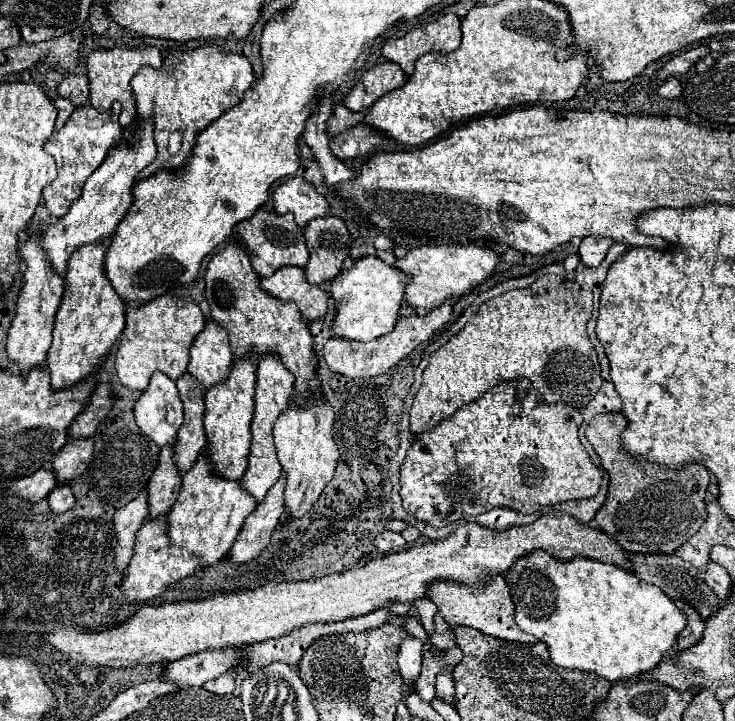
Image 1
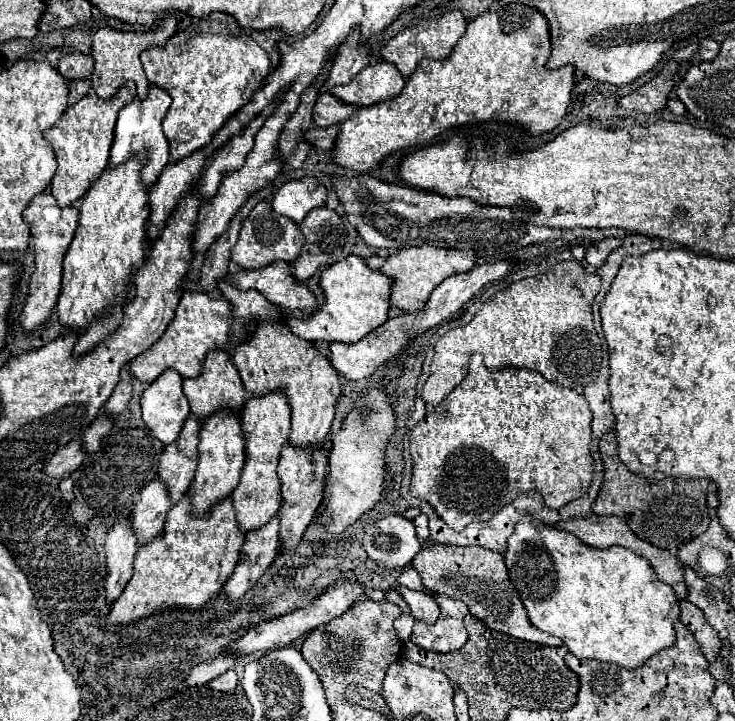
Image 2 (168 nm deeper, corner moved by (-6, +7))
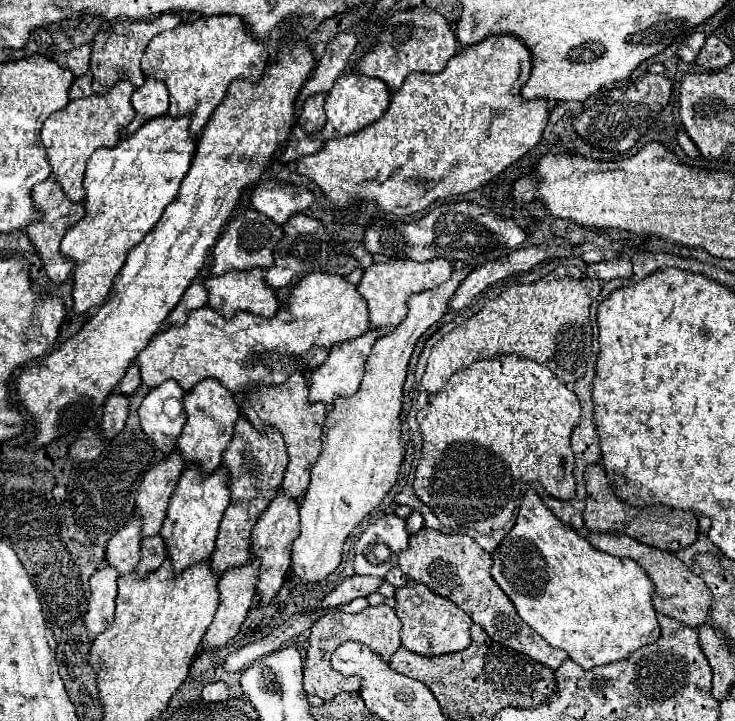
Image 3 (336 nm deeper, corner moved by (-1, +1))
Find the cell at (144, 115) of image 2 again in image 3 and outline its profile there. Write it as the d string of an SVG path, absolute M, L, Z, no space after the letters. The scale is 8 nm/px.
M147 78L145 84L141 88L137 88L135 94L131 96L131 104L133 104L137 116L127 126L127 130L121 134L121 138L127 138L131 132L135 132L147 120L161 116L161 114L167 114L167 106L169 106L167 86L161 80Z

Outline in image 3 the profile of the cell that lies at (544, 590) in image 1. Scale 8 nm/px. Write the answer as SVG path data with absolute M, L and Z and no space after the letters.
M529 490L523 496L515 526L499 542L491 558L491 578L515 604L517 614L551 646L569 652L569 656L583 670L625 660L631 652L651 644L661 634L651 602L653 586L649 584L649 576L645 576L641 566L629 558L615 558L599 552L585 536L577 534L571 526L553 516L535 490Z

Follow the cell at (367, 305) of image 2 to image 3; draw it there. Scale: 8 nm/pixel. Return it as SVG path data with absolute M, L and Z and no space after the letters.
M313 272L297 282L291 290L289 302L281 304L273 318L237 312L231 320L225 320L209 306L193 310L183 328L159 332L147 344L147 348L137 356L139 366L133 362L127 368L119 392L131 396L139 388L141 380L155 388L169 378L177 380L185 392L191 392L195 384L205 378L219 380L233 394L259 384L277 386L283 384L295 368L303 374L313 372L325 362L333 344L353 340L367 330L367 304L361 300L355 286L341 276Z

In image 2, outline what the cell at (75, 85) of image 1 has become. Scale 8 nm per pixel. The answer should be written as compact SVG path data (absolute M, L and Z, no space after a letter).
M66 54L60 58L58 62L58 72L70 82L70 80L84 80L84 78L90 78L92 74L92 56L86 56L86 54Z

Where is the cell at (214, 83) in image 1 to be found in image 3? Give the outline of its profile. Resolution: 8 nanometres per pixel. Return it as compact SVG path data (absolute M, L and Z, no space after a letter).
M221 14L179 24L155 36L145 50L141 70L145 76L153 76L167 84L171 96L169 116L191 112L191 132L197 136L225 98L231 80L245 78L257 82L267 66L267 58L265 46L245 30L239 16Z

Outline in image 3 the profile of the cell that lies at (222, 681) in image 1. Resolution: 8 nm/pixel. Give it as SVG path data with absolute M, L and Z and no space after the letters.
M223 682L207 684L207 686L203 688L201 698L203 698L205 702L225 702L225 700L229 698L229 694L227 694L227 686L225 686Z

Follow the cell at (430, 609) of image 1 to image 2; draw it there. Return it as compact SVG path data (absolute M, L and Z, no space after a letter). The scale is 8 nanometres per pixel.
M408 566L408 568L398 576L398 582L400 582L402 586L412 588L412 590L420 590L420 592L424 592L424 590L426 590L426 588L424 588L424 584L420 582L420 574L418 574L412 566Z

